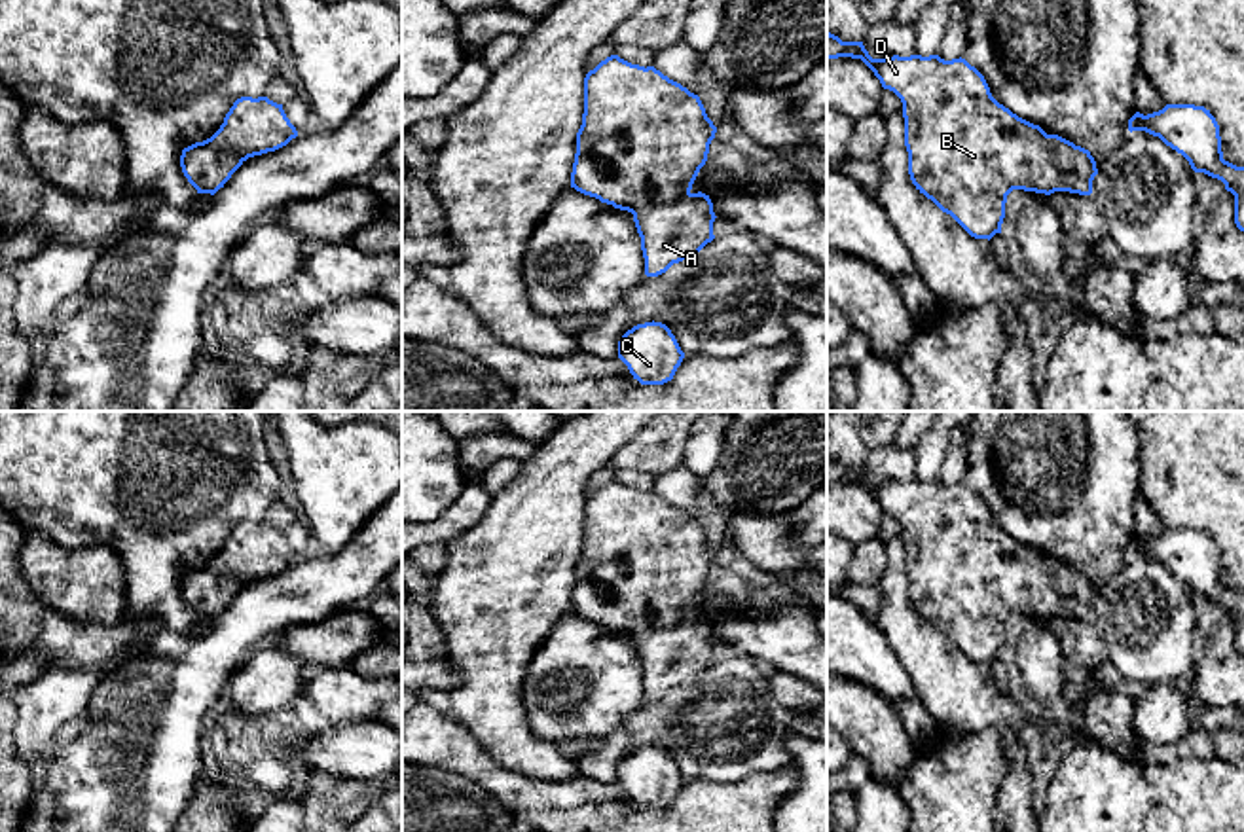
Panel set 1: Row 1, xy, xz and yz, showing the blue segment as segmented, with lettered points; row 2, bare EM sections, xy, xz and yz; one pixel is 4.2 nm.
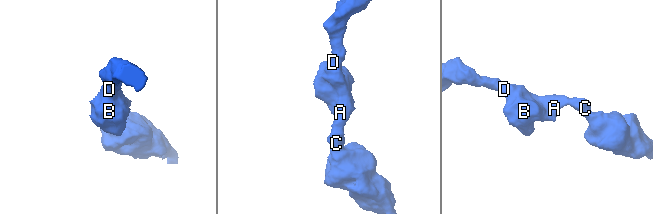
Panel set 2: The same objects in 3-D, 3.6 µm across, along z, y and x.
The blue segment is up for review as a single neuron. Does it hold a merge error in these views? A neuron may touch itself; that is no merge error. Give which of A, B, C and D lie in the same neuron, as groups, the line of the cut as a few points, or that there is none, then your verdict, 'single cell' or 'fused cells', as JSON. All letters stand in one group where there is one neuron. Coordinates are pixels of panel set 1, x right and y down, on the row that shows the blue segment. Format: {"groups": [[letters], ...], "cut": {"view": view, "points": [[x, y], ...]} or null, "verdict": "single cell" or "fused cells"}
{"groups": [["A", "B", "C", "D"]], "cut": null, "verdict": "single cell"}

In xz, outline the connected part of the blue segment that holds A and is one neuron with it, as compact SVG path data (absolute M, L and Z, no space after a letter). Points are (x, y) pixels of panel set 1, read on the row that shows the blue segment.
M611 55L584 78L584 114L571 188L633 214L647 277L658 277L673 263L694 258L715 239L717 216L709 195L690 191L715 133L700 97L654 66L645 68Z

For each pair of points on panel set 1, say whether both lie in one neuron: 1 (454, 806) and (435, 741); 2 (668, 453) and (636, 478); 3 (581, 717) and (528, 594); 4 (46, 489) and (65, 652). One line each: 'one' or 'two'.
1: two
2: two
3: two
4: two

